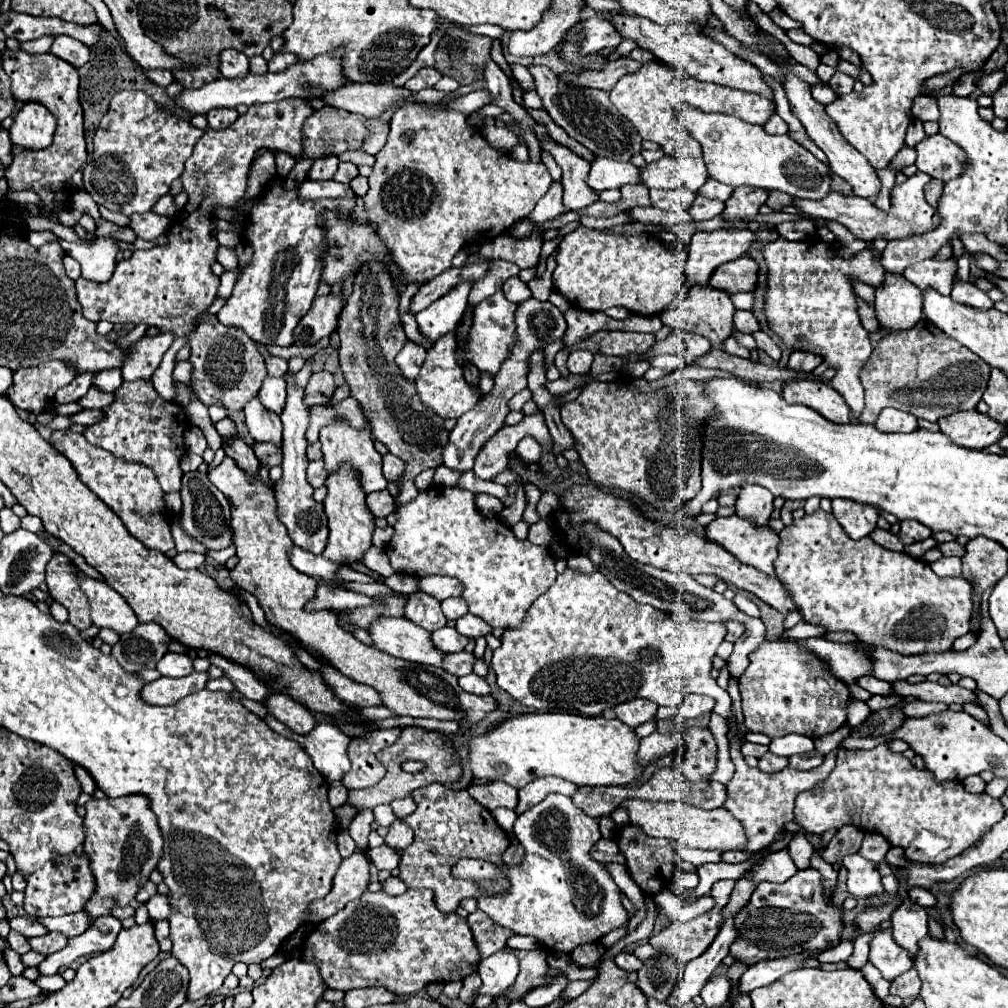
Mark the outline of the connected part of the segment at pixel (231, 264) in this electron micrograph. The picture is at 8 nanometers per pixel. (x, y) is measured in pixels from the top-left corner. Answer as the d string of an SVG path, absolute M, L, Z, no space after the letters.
M222 247L220 253L218 253L218 263L222 263L226 271L234 269L234 267L238 265L238 261L236 261L236 251L234 251L234 249L228 249L228 247Z

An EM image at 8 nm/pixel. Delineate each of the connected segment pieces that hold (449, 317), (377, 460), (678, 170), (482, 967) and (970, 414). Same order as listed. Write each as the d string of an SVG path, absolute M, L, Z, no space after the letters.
M462 283L460 287L456 287L456 291L450 291L448 295L440 297L436 303L416 315L422 337L436 343L442 335L456 329L466 311L470 287L472 283Z
M332 423L332 427L320 429L320 443L322 443L322 453L324 453L322 461L328 475L334 475L340 469L340 465L348 463L352 471L356 471L358 483L364 489L364 493L386 489L388 481L382 473L382 455L374 449L370 431L352 431L352 427L348 427L346 423Z
M664 155L660 161L646 163L646 167L640 169L640 179L648 189L686 187L690 191L696 191L706 183L708 171L702 159L692 159L692 157L672 159Z
M498 951L480 961L478 973L482 977L482 987L476 991L476 995L496 997L516 981L518 959L514 953Z
M976 409L942 417L938 419L938 425L942 435L966 449L984 449L996 443L1006 431L1006 425L996 423L994 419L978 413Z

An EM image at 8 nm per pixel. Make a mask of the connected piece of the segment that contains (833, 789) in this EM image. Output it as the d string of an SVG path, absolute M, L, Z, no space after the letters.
M890 739L882 741L870 751L840 749L836 753L836 767L832 773L820 781L814 789L808 789L796 797L794 823L798 823L808 833L824 833L830 829L840 829L842 825L854 825L858 829L868 829L888 839L890 845L902 847L908 861L936 865L950 857L960 855L964 849L974 845L982 835L986 835L1002 817L1004 809L998 799L986 793L968 793L960 781L938 783L928 769L916 769L902 753L890 751Z

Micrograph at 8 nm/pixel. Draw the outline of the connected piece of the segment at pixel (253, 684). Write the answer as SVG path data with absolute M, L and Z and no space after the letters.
M208 653L208 659L212 665L220 667L224 671L224 675L234 683L234 687L248 699L254 699L254 701L260 701L264 703L264 695L266 695L266 683L248 667L232 661L232 659L226 659L222 655L216 655L216 653Z

